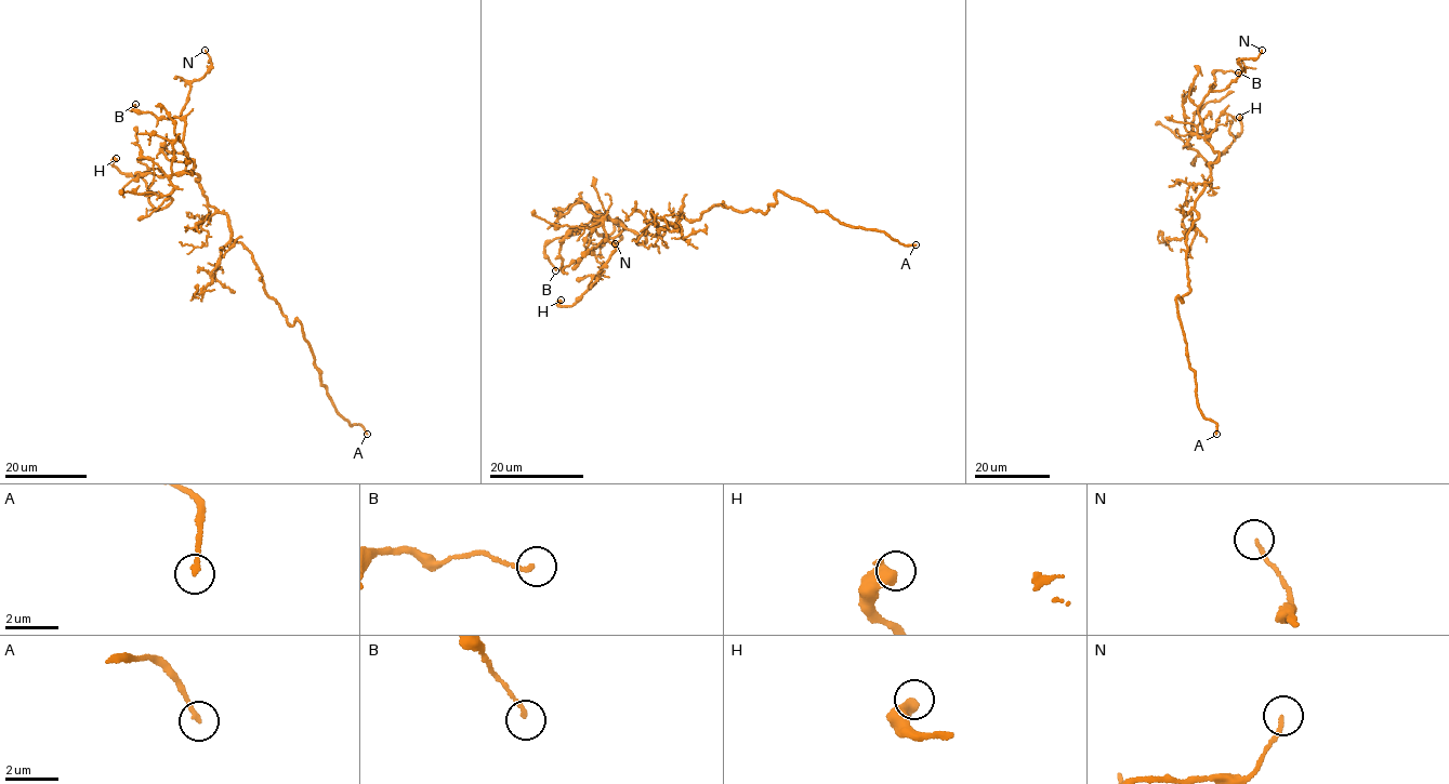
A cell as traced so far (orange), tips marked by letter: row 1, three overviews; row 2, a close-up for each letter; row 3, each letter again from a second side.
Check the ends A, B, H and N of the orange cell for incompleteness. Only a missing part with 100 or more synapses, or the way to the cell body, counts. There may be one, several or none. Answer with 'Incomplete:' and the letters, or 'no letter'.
Incomplete: A

